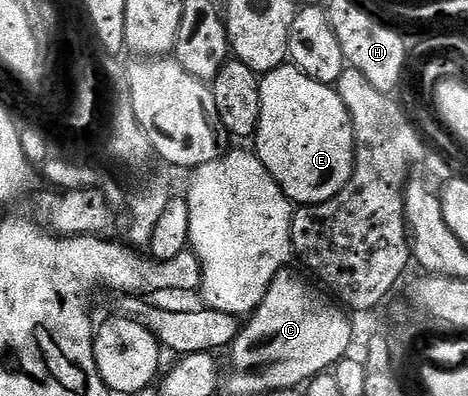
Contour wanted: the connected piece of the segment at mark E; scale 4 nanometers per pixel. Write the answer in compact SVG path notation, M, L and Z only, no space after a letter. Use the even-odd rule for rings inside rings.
M286 64L261 78L259 104L261 111L255 135L255 153L290 203L297 206L318 206L321 202L334 198L353 175L354 148L353 125L336 89L327 84L319 84L319 80L311 80L311 76L304 74L298 66Z

